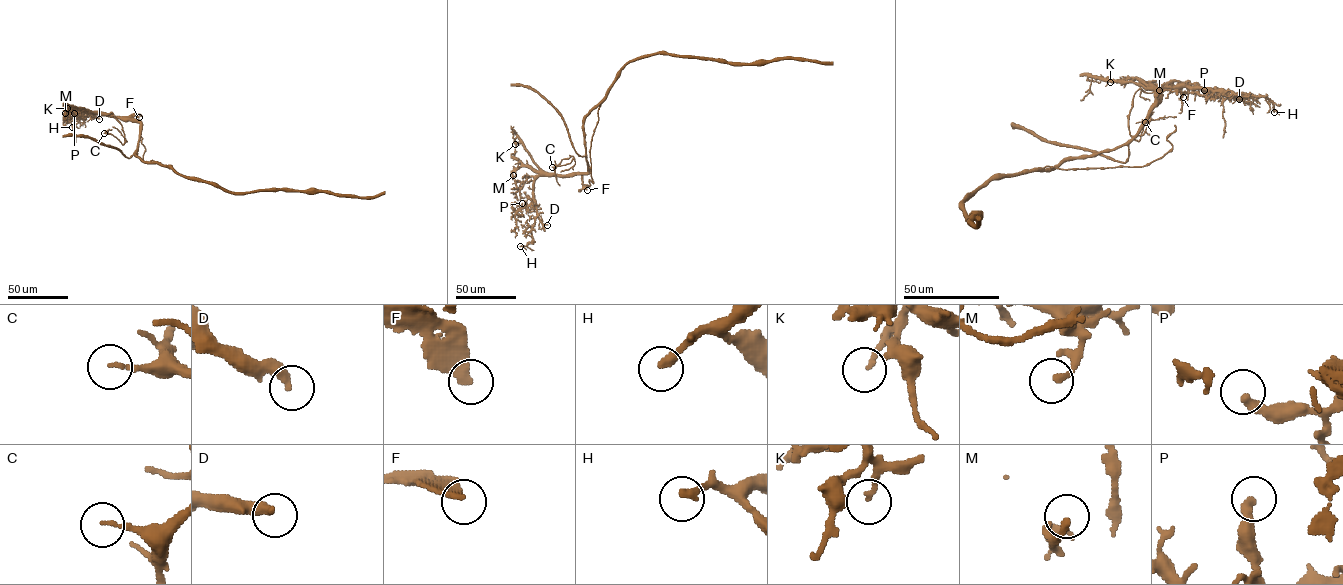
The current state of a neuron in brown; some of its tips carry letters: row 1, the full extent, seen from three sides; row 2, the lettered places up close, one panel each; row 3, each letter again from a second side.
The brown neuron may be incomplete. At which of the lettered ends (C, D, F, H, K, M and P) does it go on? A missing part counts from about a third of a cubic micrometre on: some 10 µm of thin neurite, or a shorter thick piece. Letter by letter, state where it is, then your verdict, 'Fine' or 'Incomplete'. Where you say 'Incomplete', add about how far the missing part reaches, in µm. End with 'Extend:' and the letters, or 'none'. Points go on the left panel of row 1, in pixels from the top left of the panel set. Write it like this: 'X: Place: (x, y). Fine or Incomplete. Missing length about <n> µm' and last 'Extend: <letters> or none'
C: Place: (104, 133). Fine
D: Place: (99, 119). Fine
F: Place: (139, 117). Incomplete. Missing length about 35 µm
H: Place: (72, 127). Fine
K: Place: (67, 108). Fine
M: Place: (65, 113). Fine
P: Place: (74, 113). Fine
Extend: F

